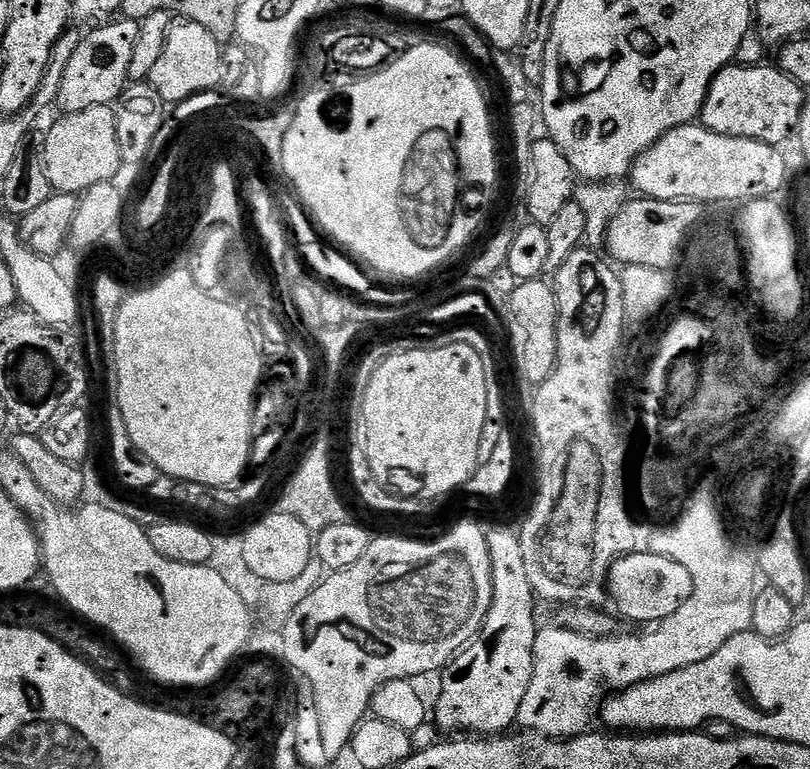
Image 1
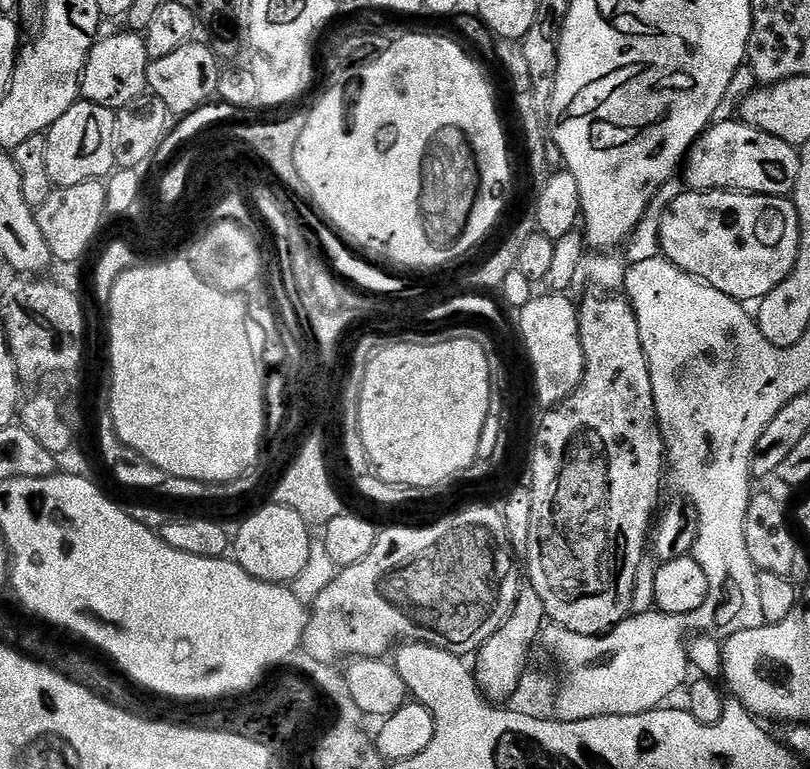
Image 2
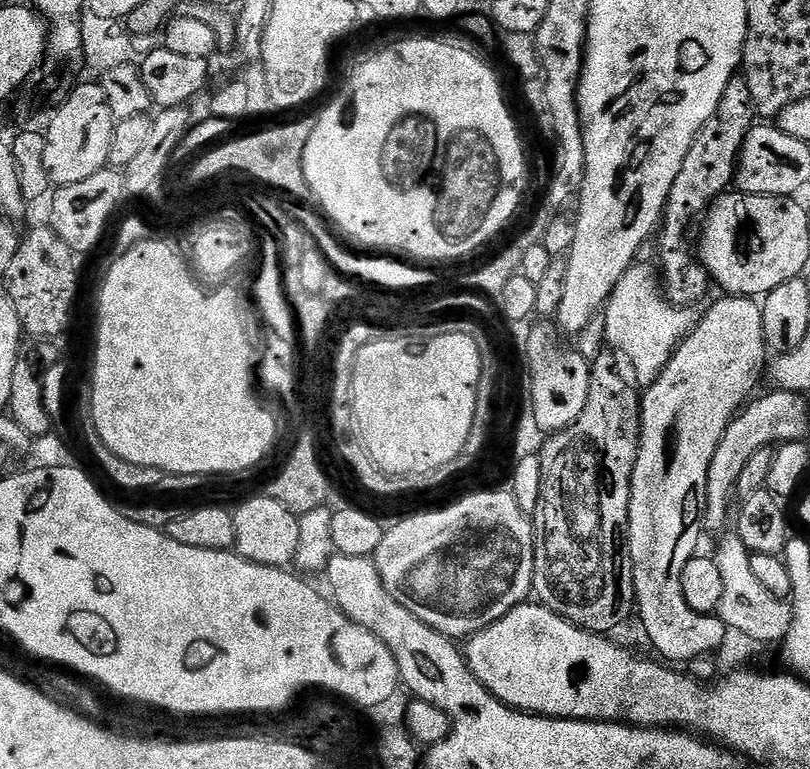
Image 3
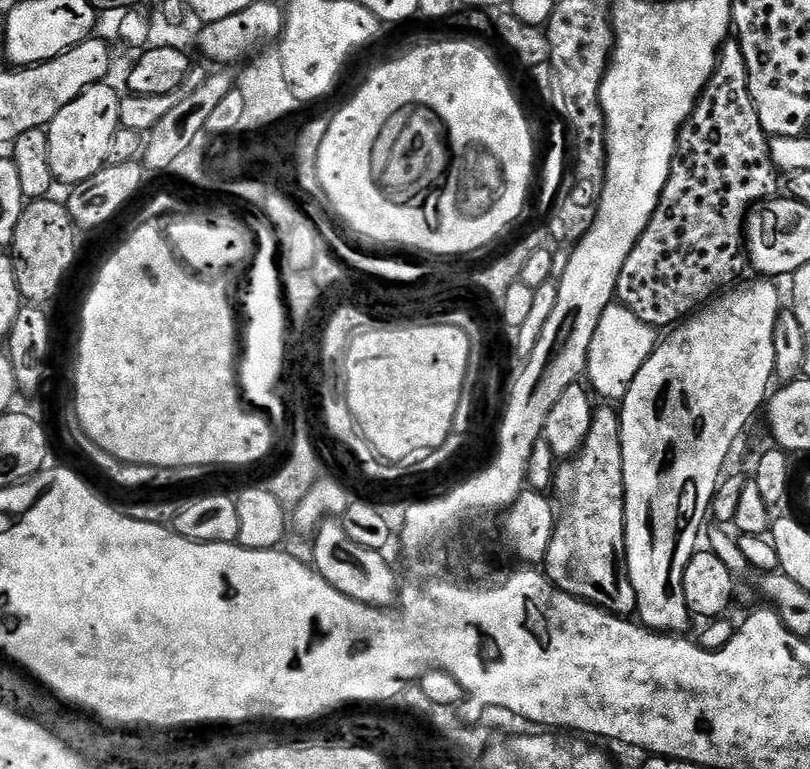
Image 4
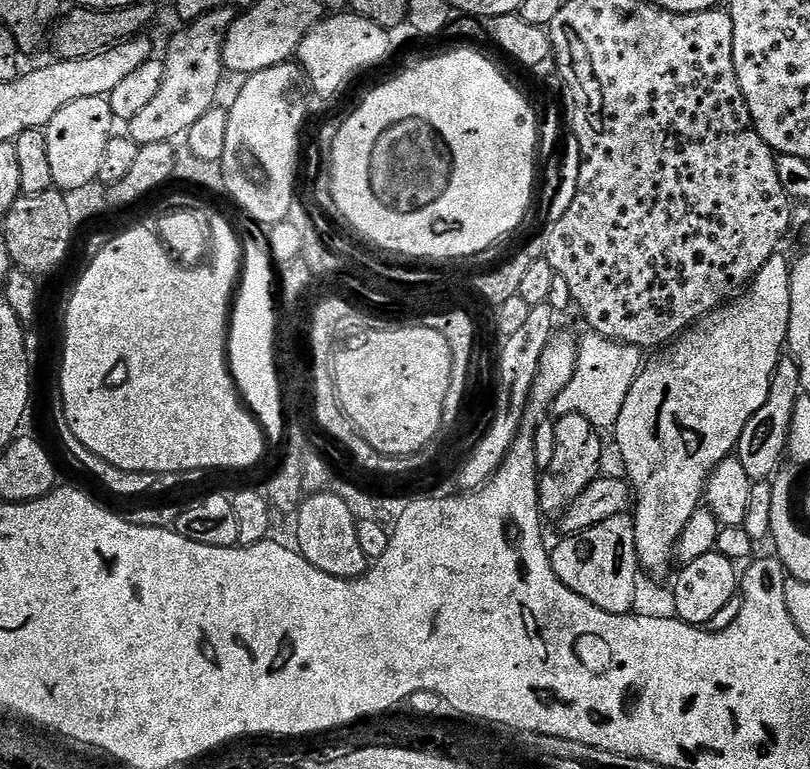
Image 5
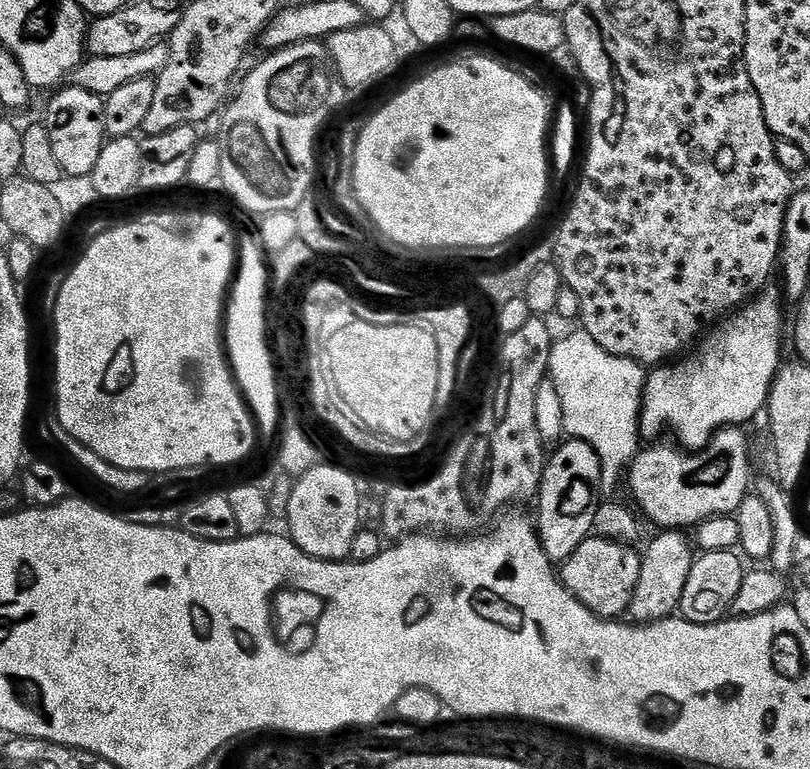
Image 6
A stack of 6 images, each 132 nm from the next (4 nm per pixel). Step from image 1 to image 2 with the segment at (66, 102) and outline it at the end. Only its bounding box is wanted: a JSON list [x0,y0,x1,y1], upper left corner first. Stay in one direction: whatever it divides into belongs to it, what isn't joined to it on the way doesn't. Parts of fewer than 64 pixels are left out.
[80,31,150,110]

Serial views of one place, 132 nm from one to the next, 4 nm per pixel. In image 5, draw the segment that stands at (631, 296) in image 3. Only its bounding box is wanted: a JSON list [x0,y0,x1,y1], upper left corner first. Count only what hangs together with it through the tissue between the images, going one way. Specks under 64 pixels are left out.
[554,335,642,430]

